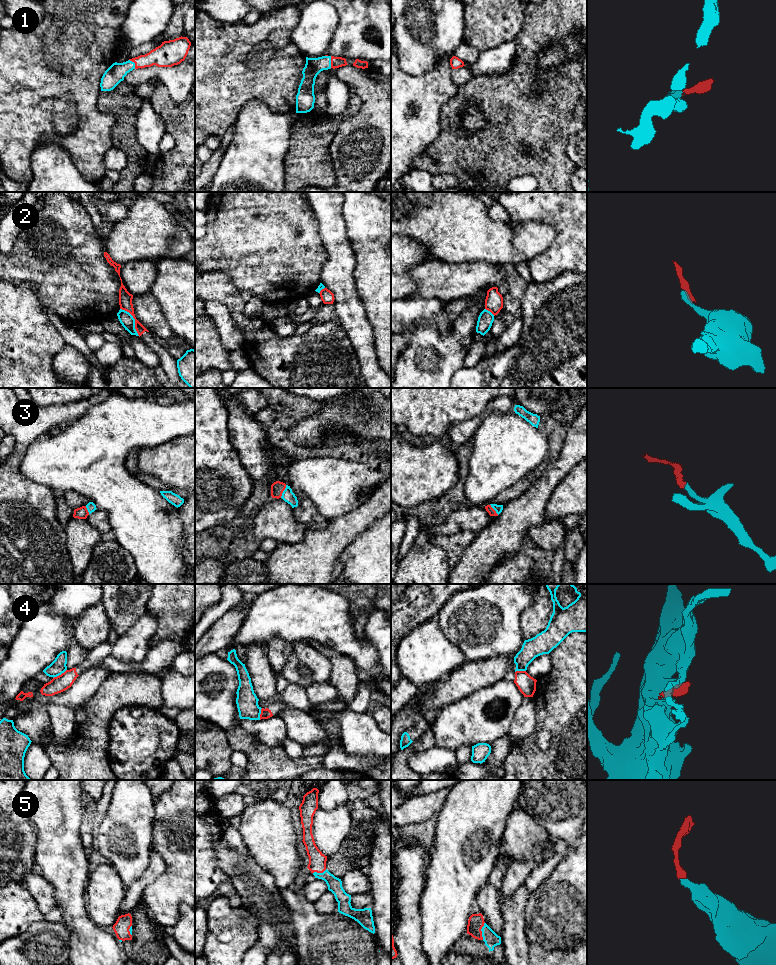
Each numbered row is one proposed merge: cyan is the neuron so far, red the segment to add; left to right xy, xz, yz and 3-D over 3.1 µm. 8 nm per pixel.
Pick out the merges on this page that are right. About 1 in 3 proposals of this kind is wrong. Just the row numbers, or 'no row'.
1, 3, 5

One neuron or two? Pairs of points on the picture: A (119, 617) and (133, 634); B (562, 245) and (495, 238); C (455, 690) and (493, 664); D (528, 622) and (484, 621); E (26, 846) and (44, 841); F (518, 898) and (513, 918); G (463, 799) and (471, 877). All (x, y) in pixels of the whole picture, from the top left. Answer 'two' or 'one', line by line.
A: two
B: two
C: one
D: two
E: two
F: one
G: one

